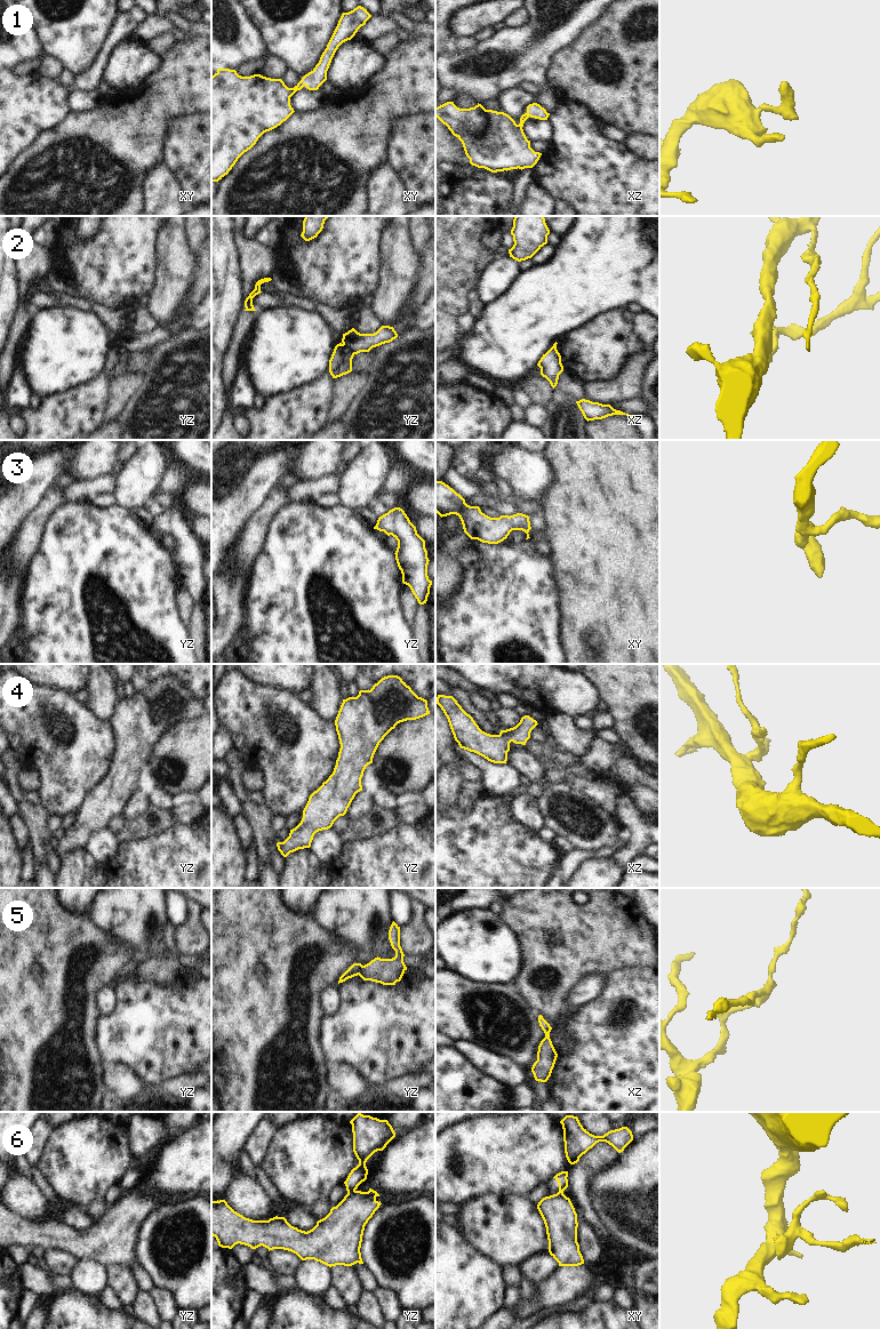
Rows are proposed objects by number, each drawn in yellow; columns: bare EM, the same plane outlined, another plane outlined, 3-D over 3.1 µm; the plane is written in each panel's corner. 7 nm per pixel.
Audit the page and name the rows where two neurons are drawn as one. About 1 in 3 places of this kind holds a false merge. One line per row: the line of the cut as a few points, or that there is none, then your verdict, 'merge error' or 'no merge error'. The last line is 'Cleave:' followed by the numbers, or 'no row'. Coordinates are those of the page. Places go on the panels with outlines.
1: no cut | no merge error
2: yz (342, 344), (353, 354) | merge error
3: no cut | no merge error
4: no cut | no merge error
5: yz (364, 966), (358, 974) | merge error
6: yz (354, 1190), (348, 1193) | merge error
Cleave: 2, 5, 6

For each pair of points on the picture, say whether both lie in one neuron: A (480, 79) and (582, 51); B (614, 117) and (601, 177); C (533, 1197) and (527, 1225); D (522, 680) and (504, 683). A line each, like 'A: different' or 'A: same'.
A: different
B: different
C: different
D: same

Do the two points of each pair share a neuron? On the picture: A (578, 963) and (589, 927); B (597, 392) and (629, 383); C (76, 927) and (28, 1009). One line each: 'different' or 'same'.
A: same
B: same
C: same

